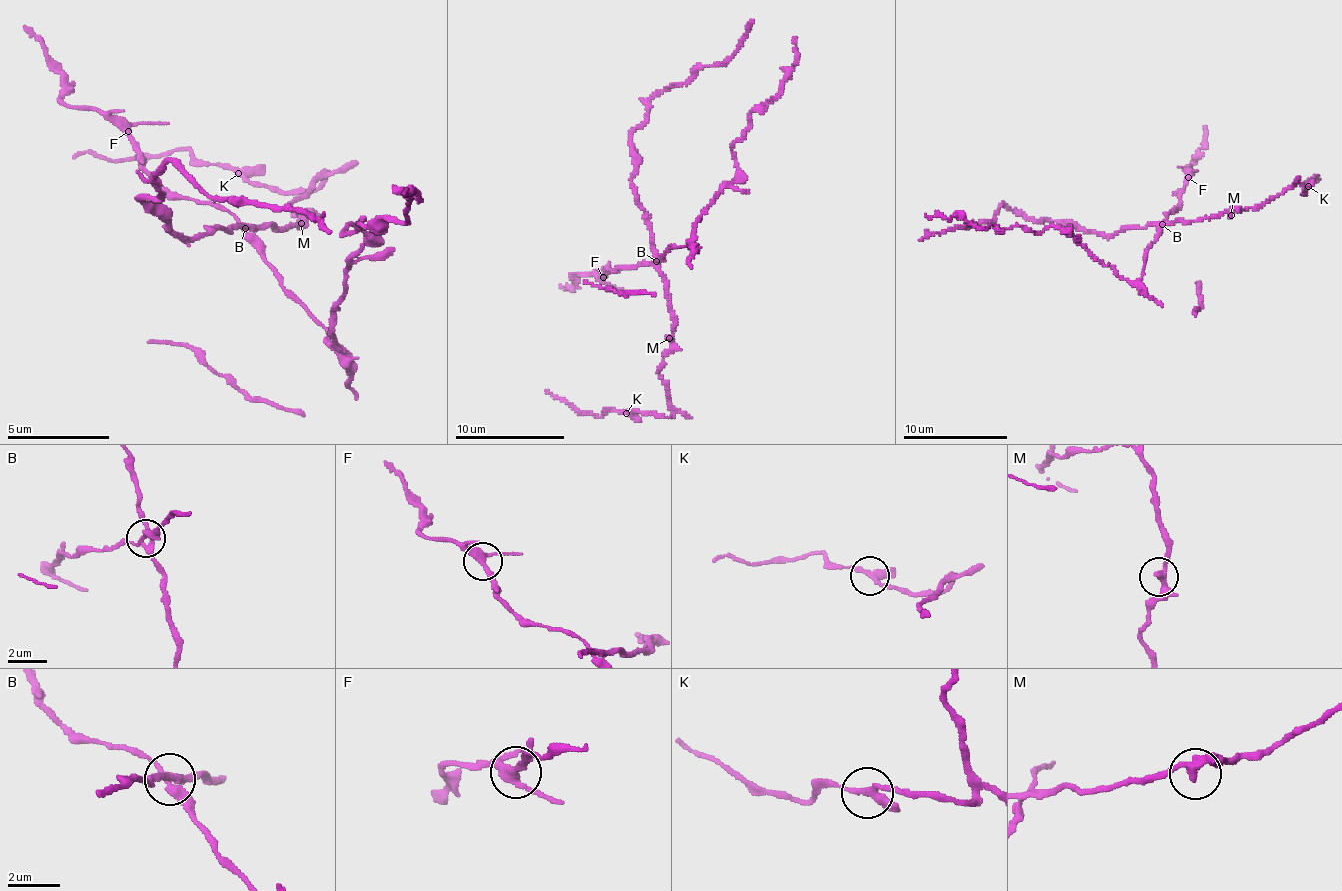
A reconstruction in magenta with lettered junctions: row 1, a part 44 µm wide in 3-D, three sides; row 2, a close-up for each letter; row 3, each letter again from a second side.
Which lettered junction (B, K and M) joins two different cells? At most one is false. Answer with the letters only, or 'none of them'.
B

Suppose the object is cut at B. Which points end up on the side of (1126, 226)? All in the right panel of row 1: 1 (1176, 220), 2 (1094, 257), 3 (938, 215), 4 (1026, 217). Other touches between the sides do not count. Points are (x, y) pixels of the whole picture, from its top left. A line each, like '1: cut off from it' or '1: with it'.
1: with it
2: cut off from it
3: cut off from it
4: with it

